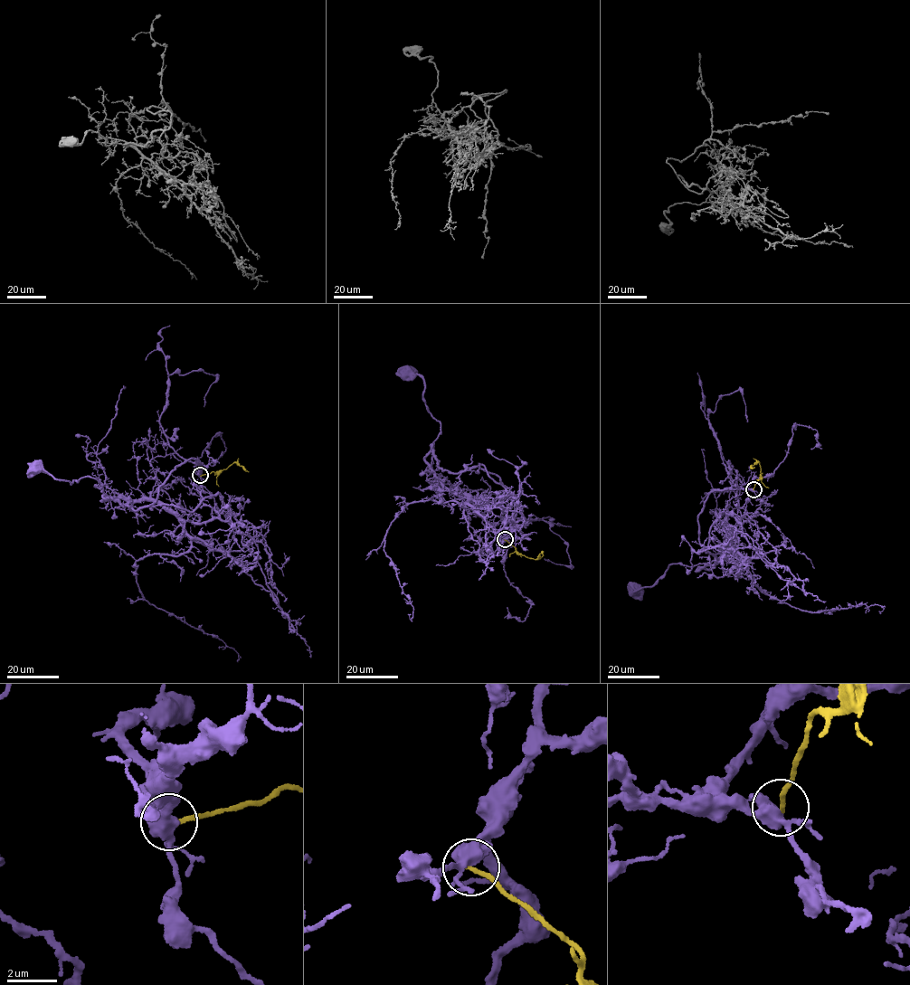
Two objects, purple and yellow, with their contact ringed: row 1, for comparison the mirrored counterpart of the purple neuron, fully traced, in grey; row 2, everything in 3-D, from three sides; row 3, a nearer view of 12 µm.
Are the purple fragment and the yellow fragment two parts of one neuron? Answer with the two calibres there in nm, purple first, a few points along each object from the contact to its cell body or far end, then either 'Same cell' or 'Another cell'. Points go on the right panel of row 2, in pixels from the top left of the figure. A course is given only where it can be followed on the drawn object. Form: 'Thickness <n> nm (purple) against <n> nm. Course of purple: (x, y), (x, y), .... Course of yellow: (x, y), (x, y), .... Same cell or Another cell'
Thickness 420 nm (purple) against 170 nm. Course of purple: (753, 489), (709, 492), (697, 519), (699, 543), (716, 557), (700, 567), (713, 567), (670, 564), (635, 591). Course of yellow: (753, 489), (759, 479), (757, 461), (752, 466), (754, 468). Same cell

